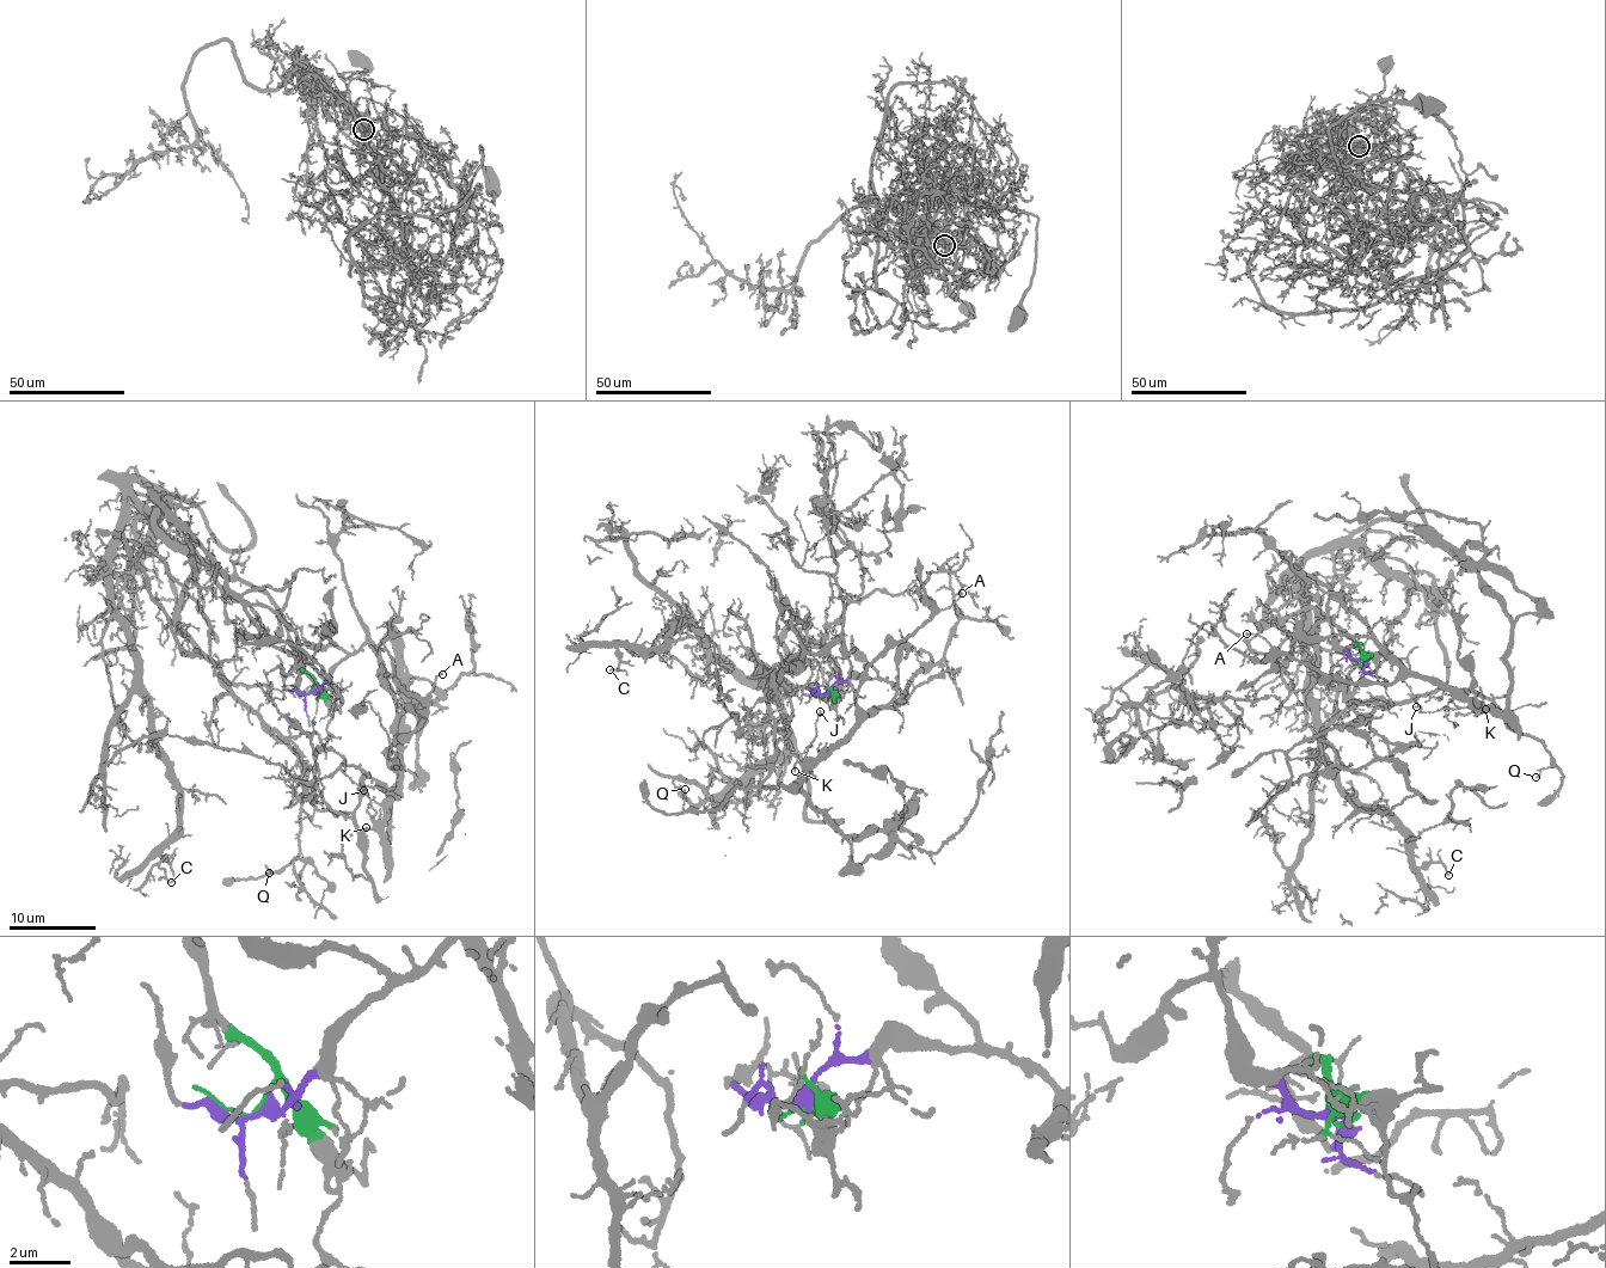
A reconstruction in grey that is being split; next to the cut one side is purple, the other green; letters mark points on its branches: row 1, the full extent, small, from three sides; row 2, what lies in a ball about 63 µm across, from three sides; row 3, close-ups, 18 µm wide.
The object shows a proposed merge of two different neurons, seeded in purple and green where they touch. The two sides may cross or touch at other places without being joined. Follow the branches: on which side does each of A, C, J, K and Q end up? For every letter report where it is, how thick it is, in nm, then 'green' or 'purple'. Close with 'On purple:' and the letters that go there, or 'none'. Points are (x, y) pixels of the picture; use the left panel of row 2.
A: at (442, 674); 130 nm thick; purple
C: at (171, 882); 120 nm thick; green
J: at (363, 790); 100 nm thick; purple
K: at (366, 827); 140 nm thick; purple
Q: at (269, 873); 90 nm thick; green
On purple: A, J, K

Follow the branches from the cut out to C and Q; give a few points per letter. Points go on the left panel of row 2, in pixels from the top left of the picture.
C: (313, 688), (270, 596), (128, 502), (111, 617), (178, 790), (160, 853), (170, 882)
Q: (313, 688), (270, 596), (221, 576), (152, 513), (197, 562), (184, 636), (302, 759), (296, 856), (268, 873)

